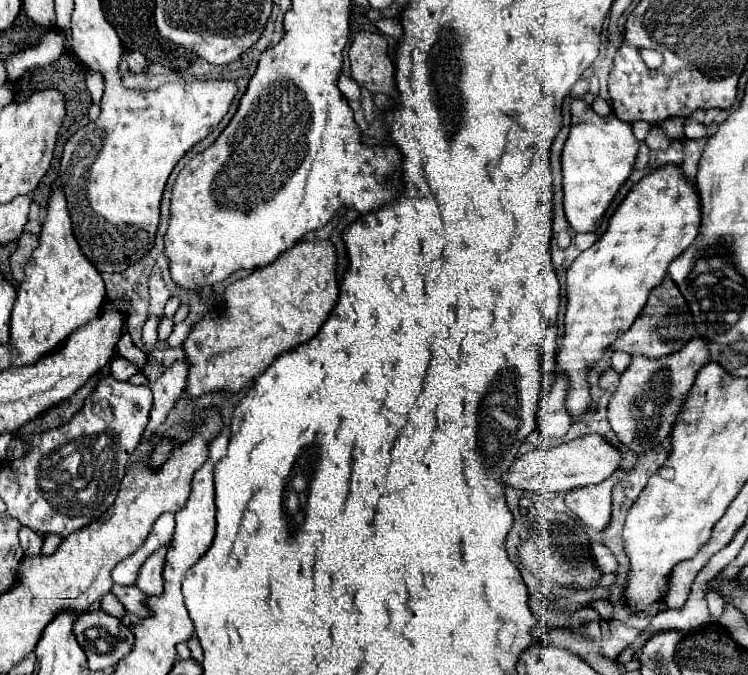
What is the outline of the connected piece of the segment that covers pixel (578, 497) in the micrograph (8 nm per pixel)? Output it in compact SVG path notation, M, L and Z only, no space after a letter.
M612 475L610 479L606 479L598 485L586 485L586 487L568 491L564 495L566 507L592 529L604 531L610 521L610 511L612 511L610 493L612 493L612 483L616 479L618 479L618 475Z

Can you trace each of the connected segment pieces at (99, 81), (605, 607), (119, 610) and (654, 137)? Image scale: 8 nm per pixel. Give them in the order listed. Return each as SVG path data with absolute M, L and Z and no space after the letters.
M92 69L86 71L86 87L88 87L90 95L92 95L92 101L100 103L102 91L104 91L104 77L102 77L102 73L92 71Z
M596 599L596 601L590 601L588 605L592 605L594 609L598 609L598 613L600 613L600 617L602 617L602 619L610 621L610 615L612 615L612 605L610 605L606 599Z
M112 593L104 595L104 599L102 599L102 611L108 613L108 615L112 615L112 617L118 617L118 619L122 619L124 613L126 613L124 605L120 605L120 601Z
M660 125L652 127L644 141L646 141L646 145L648 145L650 149L666 149L666 147L672 143L672 139L664 133L664 129L662 129Z

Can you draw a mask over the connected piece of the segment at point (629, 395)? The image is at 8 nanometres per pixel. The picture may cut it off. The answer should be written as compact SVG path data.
M700 337L688 341L688 345L684 345L680 353L672 353L672 357L632 357L630 367L620 377L618 389L610 397L608 405L608 419L618 441L624 443L624 447L634 451L636 455L644 455L646 451L660 445L670 435L680 407L696 379L696 373L706 363L708 349L706 341L702 341Z

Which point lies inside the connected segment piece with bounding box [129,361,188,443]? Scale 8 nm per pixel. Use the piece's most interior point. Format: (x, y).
(167, 389)

